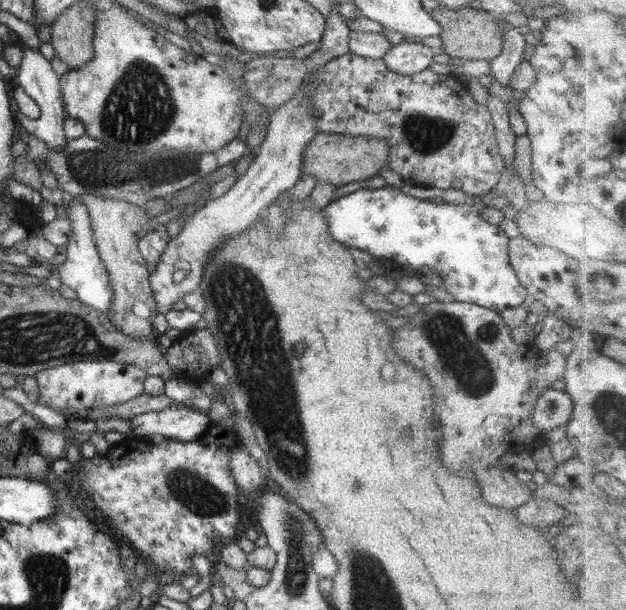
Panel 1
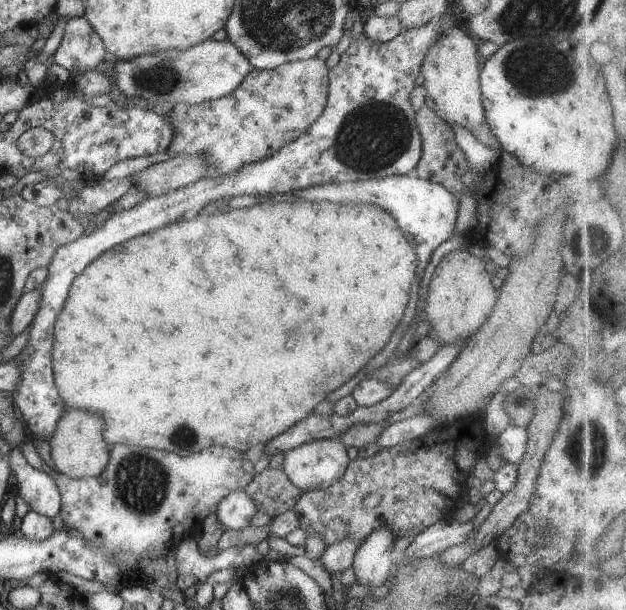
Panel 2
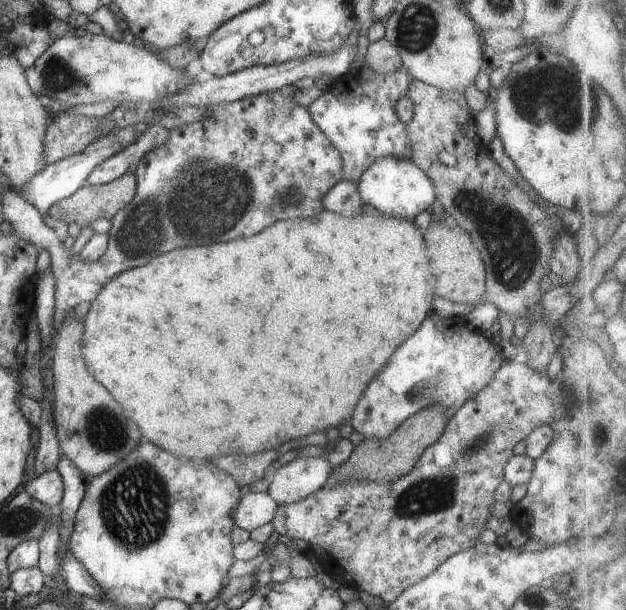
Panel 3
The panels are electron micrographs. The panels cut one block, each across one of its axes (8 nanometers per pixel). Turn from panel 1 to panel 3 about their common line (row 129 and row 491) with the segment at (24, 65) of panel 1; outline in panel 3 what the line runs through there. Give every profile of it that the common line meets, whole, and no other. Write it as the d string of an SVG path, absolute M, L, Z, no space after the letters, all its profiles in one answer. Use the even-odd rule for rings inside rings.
M57 470L40 474L27 483L24 483L21 488L28 492L32 498L52 507L57 507L60 504L65 486Z

